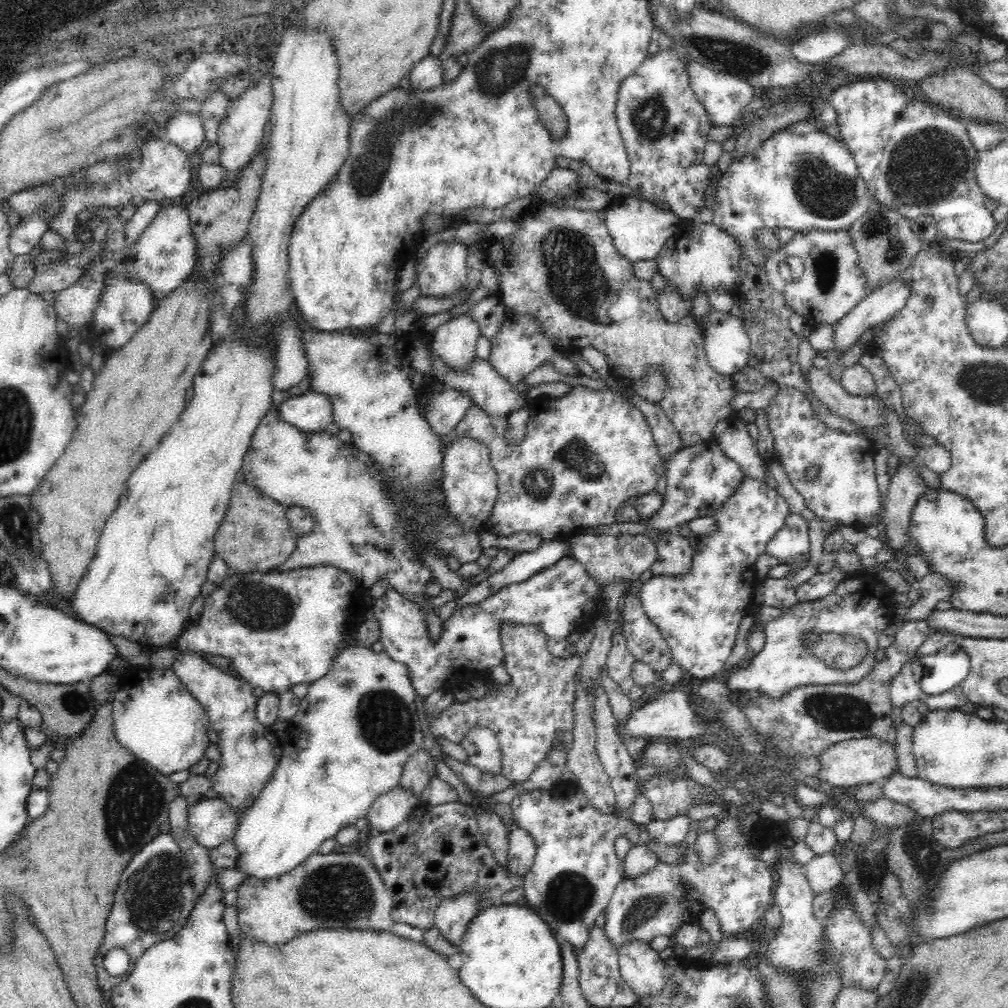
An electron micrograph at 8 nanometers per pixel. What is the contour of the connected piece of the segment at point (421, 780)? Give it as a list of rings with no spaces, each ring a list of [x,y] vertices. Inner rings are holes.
[[[422,748],[416,751],[404,765],[398,787],[412,791],[414,796],[420,797],[424,787],[434,776],[436,776],[434,760],[430,753]]]

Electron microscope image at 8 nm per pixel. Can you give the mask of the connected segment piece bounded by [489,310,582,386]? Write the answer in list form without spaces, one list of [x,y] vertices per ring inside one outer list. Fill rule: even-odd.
[[[510,310],[507,312],[507,319],[504,321],[500,332],[491,340],[491,346],[489,363],[514,386],[522,383],[530,372],[538,368],[538,365],[544,364],[546,360],[555,365],[559,373],[570,379],[582,379],[577,364],[561,356],[555,350],[552,341],[544,337],[541,327],[533,319],[516,315],[516,313],[510,312]]]

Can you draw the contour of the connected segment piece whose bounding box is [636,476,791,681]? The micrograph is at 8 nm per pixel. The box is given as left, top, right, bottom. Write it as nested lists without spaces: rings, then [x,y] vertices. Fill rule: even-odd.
[[[744,477],[733,495],[715,514],[717,531],[700,537],[699,551],[693,554],[693,567],[681,579],[672,576],[653,576],[639,583],[637,595],[645,615],[659,628],[666,640],[674,664],[694,678],[709,680],[718,677],[725,670],[728,658],[735,646],[738,624],[743,616],[750,614],[753,592],[756,589],[756,557],[765,552],[769,540],[784,526],[790,514],[784,498],[771,489],[765,481]]]

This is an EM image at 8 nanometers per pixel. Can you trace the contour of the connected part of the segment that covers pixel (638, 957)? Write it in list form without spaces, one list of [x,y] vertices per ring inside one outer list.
[[[632,941],[618,949],[619,973],[636,993],[637,1002],[655,997],[666,986],[673,972],[680,967],[675,958],[663,959],[650,944]]]

